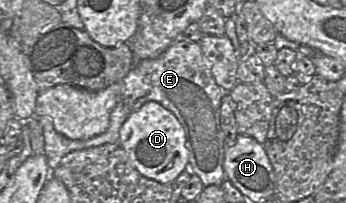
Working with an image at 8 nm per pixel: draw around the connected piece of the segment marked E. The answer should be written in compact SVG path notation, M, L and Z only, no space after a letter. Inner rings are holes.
M176 40L157 58L136 62L122 79L122 101L130 113L147 101L156 101L174 113L185 130L186 147L189 152L188 168L201 179L204 186L221 186L226 179L223 169L224 135L220 123L220 106L226 93L228 92L216 83L210 62L204 56L199 42L193 41Z

